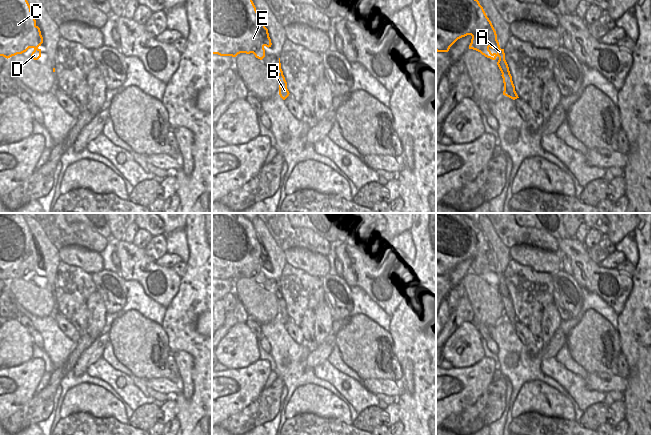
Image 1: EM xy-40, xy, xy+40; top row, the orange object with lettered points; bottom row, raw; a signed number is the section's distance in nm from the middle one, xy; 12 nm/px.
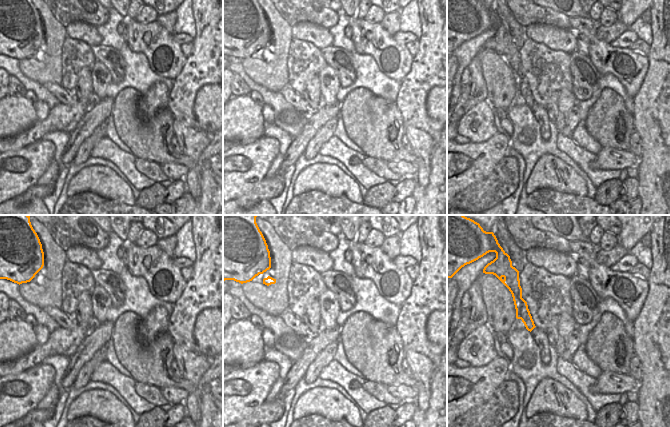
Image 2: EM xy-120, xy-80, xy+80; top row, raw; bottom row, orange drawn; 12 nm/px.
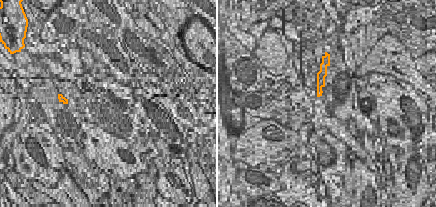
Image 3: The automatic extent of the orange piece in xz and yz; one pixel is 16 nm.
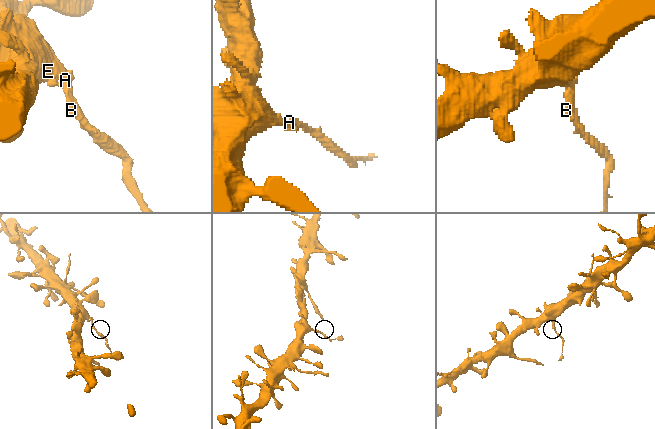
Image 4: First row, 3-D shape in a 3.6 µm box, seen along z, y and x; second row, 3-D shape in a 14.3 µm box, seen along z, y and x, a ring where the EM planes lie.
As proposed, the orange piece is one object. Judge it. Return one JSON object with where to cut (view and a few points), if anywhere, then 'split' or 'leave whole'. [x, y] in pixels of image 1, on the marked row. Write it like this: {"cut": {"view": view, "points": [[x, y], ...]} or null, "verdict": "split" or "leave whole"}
{"cut": {"view": "xy+40", "points": [[509, 72], [502, 74]]}, "verdict": "split"}

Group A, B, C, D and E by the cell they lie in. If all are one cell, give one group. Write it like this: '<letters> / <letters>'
A C D E / B

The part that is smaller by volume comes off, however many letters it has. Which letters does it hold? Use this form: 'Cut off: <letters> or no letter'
Cut off: B

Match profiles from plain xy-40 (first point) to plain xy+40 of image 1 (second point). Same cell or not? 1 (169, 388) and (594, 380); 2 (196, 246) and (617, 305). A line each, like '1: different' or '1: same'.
1: same
2: different

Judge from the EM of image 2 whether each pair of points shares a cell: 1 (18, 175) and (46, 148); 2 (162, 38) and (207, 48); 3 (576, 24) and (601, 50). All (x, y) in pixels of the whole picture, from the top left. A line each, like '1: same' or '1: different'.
1: same
2: different
3: same

